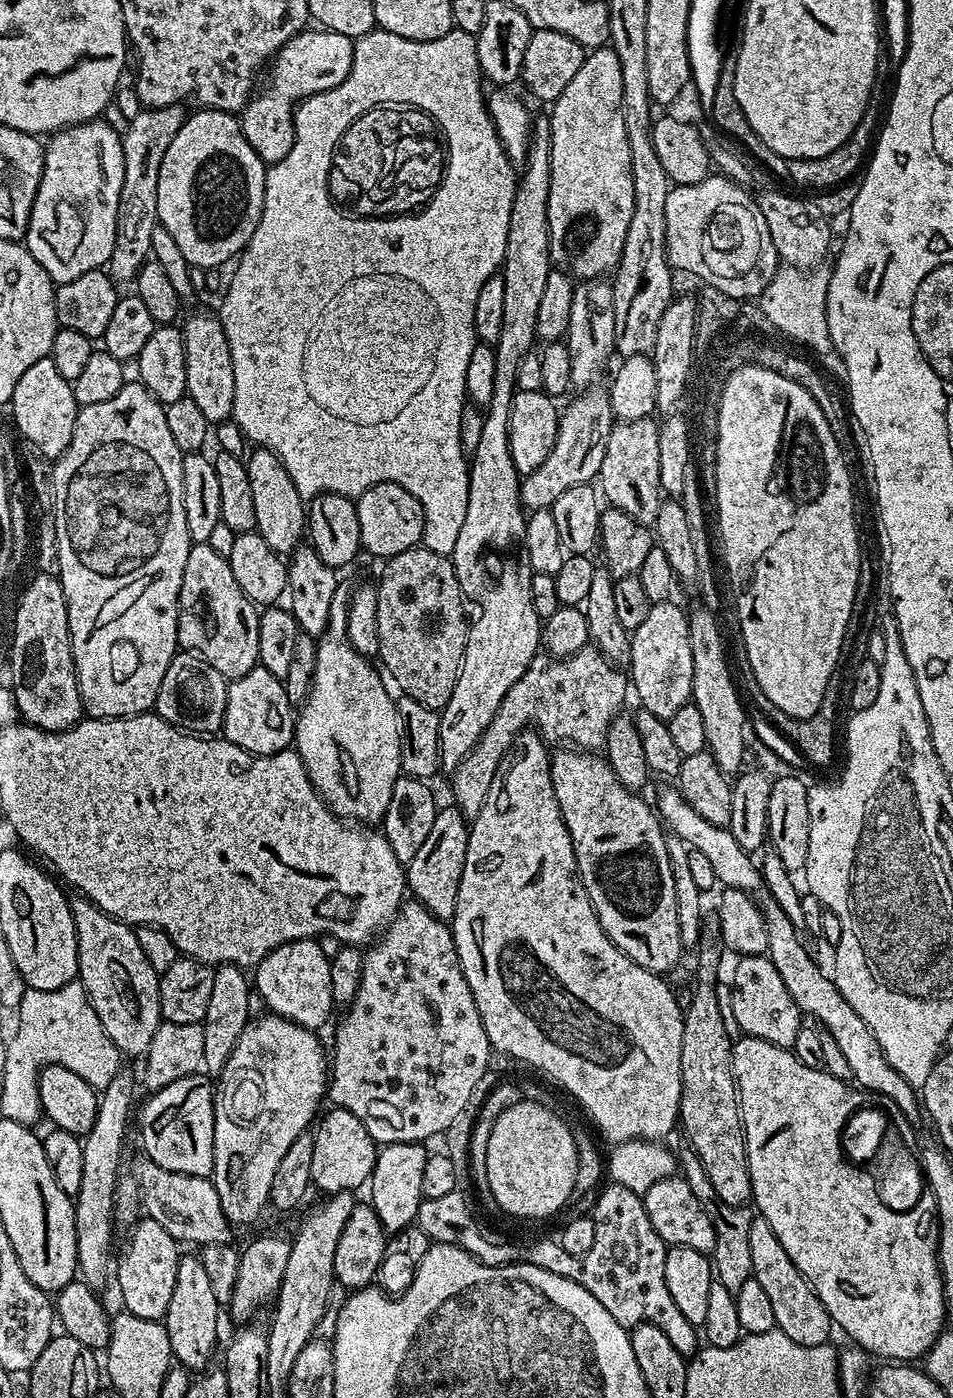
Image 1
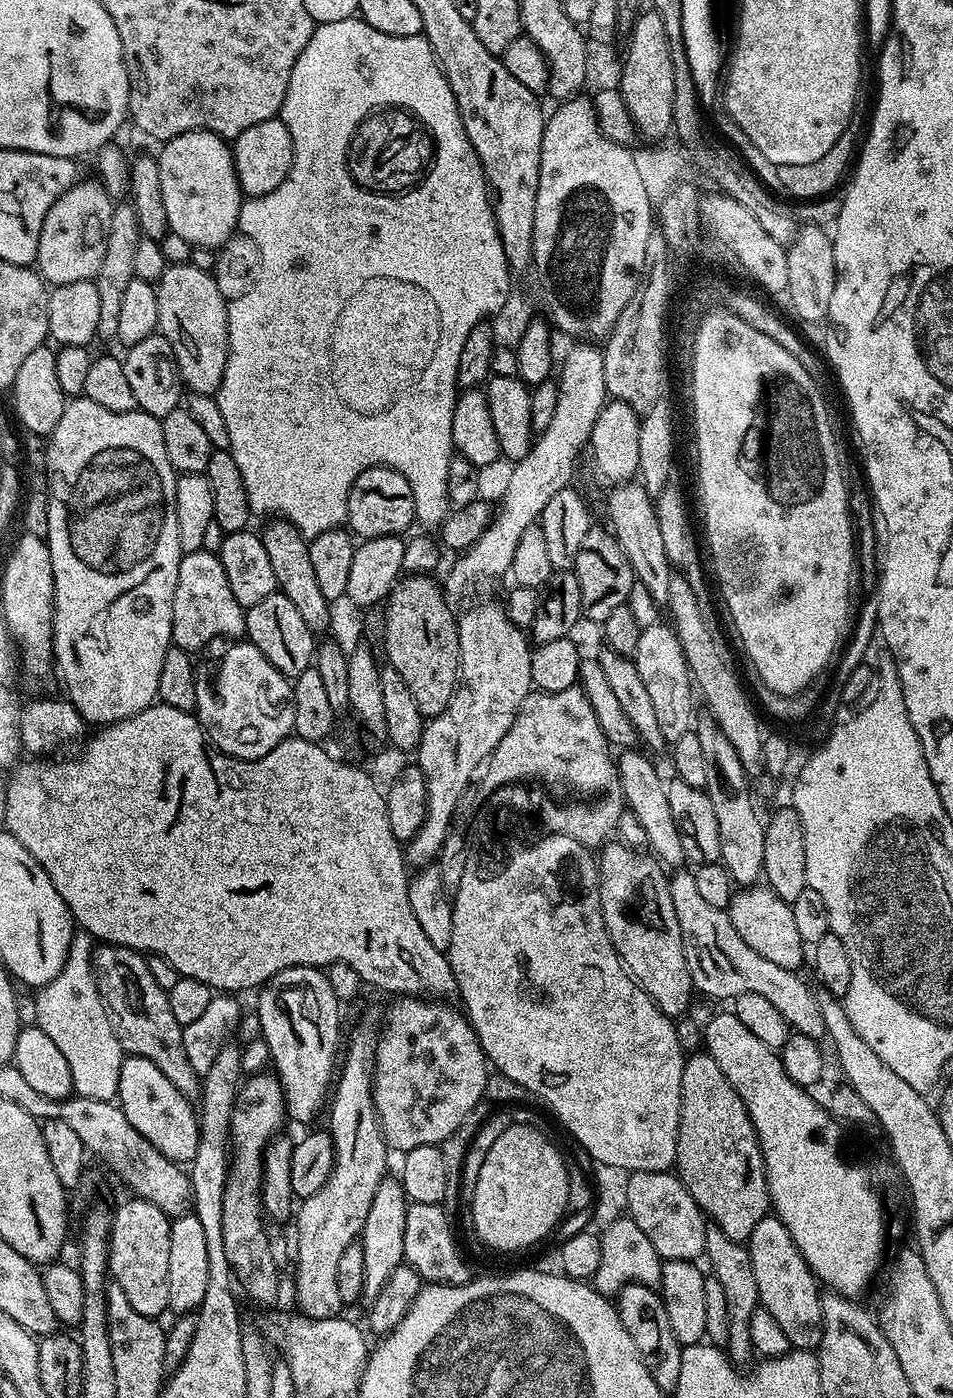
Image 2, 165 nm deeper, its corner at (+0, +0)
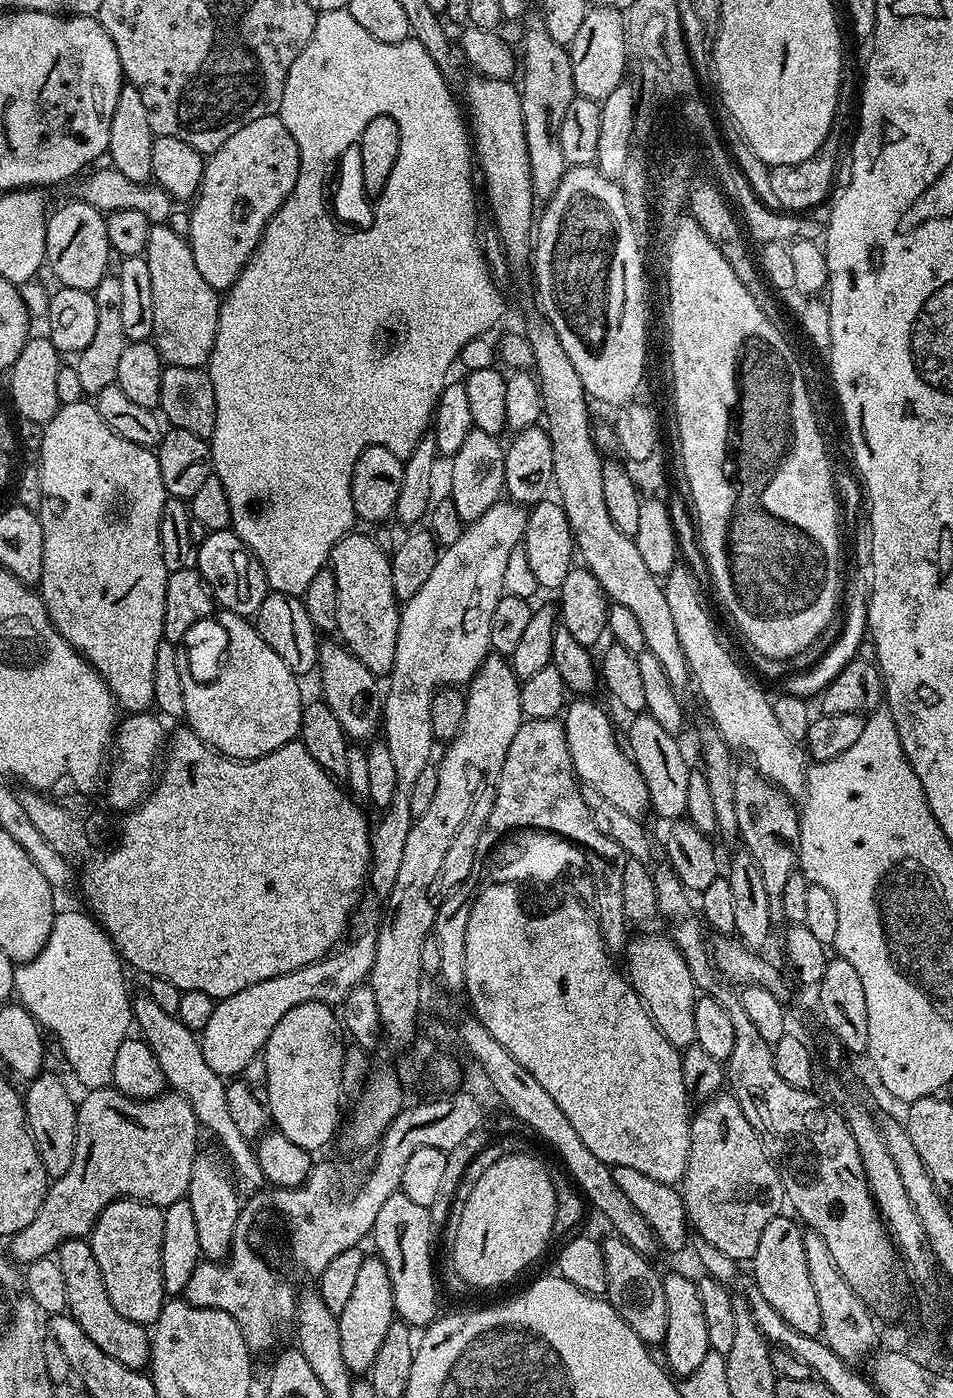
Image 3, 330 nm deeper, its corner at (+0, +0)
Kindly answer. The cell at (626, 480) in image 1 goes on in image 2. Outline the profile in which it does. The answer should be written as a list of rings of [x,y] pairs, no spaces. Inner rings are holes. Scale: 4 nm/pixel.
[[[620,482],[613,488],[616,489],[608,496],[608,516],[612,519],[610,531],[622,546],[636,575],[637,584],[650,590],[650,598],[654,598],[656,604],[667,605],[674,569],[666,558],[666,546],[662,546],[662,529],[658,527],[654,498],[640,482]]]

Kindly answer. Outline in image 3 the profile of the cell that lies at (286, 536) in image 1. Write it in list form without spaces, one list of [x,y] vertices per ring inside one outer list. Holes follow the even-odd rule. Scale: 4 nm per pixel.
[[[332,638],[319,645],[318,648],[318,673],[320,672],[320,688],[324,703],[330,706],[330,710],[334,710],[334,718],[338,718],[338,722],[342,726],[345,736],[352,742],[368,742],[373,739],[372,735],[377,735],[378,729],[382,724],[382,684],[381,681],[366,666],[362,666],[362,662],[353,652],[348,651],[343,643],[337,642]]]

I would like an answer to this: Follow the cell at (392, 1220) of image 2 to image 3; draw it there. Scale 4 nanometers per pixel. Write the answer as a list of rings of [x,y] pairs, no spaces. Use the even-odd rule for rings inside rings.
[[[365,1255],[356,1284],[353,1287],[352,1296],[338,1317],[342,1358],[350,1373],[367,1373],[371,1369],[374,1358],[378,1358],[378,1349],[382,1346],[382,1338],[386,1338],[386,1330],[393,1324],[395,1316],[394,1290],[390,1282],[390,1274],[379,1256]]]

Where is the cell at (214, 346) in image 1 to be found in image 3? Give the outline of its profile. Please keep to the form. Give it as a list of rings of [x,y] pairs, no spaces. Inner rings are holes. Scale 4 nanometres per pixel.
[[[171,223],[153,224],[143,254],[144,261],[150,266],[154,298],[151,339],[165,365],[203,369],[214,350],[222,300],[217,289],[202,278],[187,239],[181,233],[179,236],[172,227]]]

